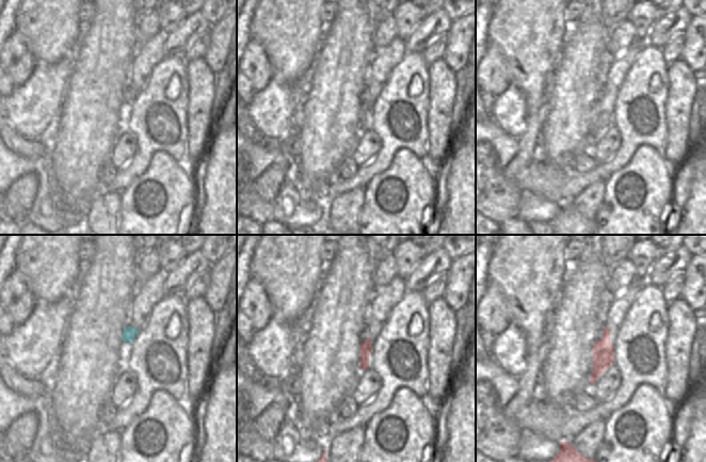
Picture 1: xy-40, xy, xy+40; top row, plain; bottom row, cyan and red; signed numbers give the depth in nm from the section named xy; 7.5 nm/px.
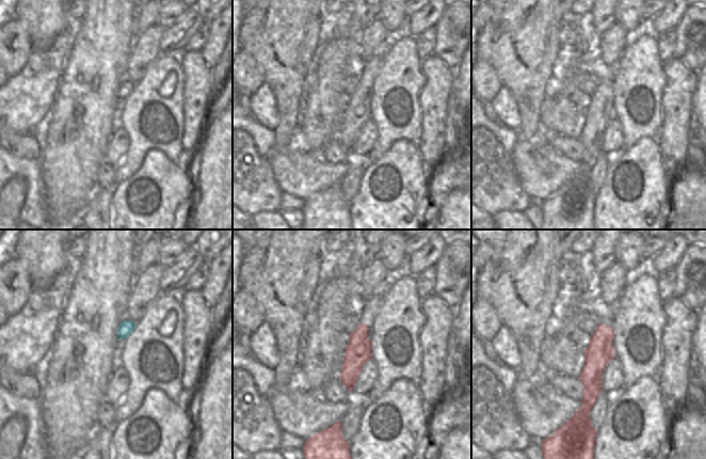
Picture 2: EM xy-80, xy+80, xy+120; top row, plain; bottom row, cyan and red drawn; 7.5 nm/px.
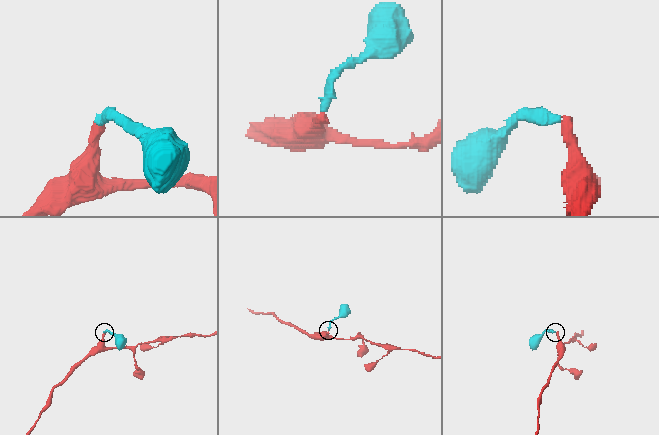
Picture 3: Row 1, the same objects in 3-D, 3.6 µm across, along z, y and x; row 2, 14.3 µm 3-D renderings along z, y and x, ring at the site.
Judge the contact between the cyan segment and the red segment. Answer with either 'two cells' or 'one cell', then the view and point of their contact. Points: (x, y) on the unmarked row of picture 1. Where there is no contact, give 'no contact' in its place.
two cells | no contact

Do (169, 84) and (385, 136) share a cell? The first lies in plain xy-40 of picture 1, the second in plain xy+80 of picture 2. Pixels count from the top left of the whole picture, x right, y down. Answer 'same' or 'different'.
same

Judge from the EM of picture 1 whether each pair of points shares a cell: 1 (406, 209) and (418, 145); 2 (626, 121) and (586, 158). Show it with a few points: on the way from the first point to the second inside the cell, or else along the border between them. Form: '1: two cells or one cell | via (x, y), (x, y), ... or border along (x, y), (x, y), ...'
1: two cells | border along (391, 157), (407, 148), (429, 163)
2: two cells | border along (597, 164), (588, 172)

